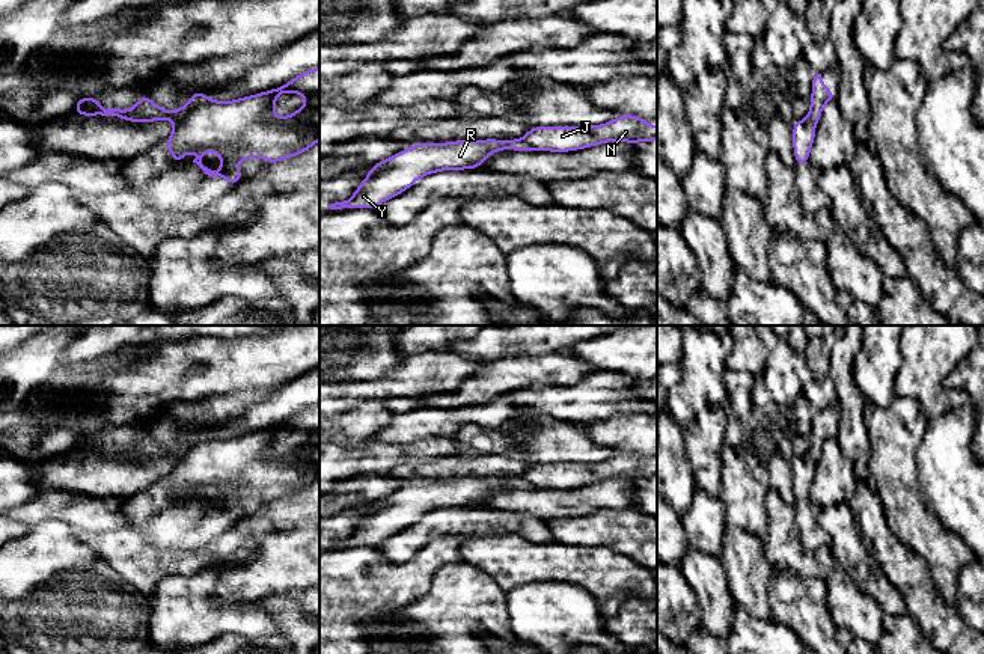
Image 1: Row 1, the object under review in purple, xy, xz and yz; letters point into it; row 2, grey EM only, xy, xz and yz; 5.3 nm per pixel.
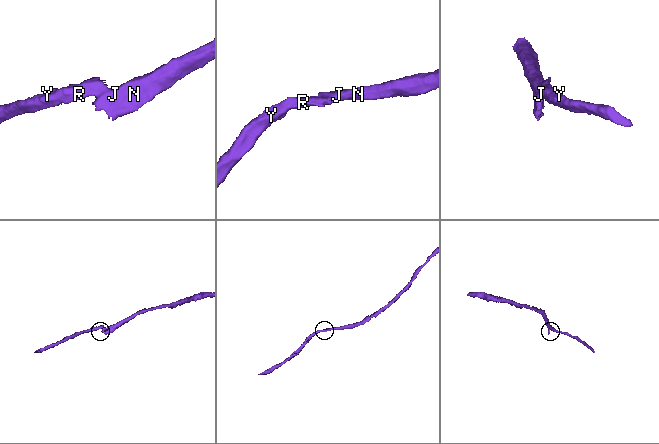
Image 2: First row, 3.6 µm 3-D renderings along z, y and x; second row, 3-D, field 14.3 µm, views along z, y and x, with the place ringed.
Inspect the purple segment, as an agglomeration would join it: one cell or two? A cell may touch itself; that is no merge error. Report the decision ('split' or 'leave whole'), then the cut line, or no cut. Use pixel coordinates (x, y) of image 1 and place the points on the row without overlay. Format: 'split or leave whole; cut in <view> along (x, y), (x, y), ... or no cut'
split; cut in xy along (214, 437), (199, 442), (177, 463)

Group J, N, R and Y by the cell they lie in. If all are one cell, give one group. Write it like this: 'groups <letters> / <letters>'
groups J N / R Y

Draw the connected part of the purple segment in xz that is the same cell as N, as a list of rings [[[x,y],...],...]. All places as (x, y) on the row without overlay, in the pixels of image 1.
[[[621,452],[601,463],[589,464],[532,464],[521,475],[535,488],[570,490],[594,485],[607,479],[654,479],[657,463],[648,463],[645,455]]]

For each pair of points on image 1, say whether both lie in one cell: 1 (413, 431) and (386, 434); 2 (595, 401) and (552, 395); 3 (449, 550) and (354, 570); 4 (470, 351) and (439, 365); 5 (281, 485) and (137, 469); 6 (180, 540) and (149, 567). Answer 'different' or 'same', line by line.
1: same
2: same
3: same
4: different
5: different
6: different

